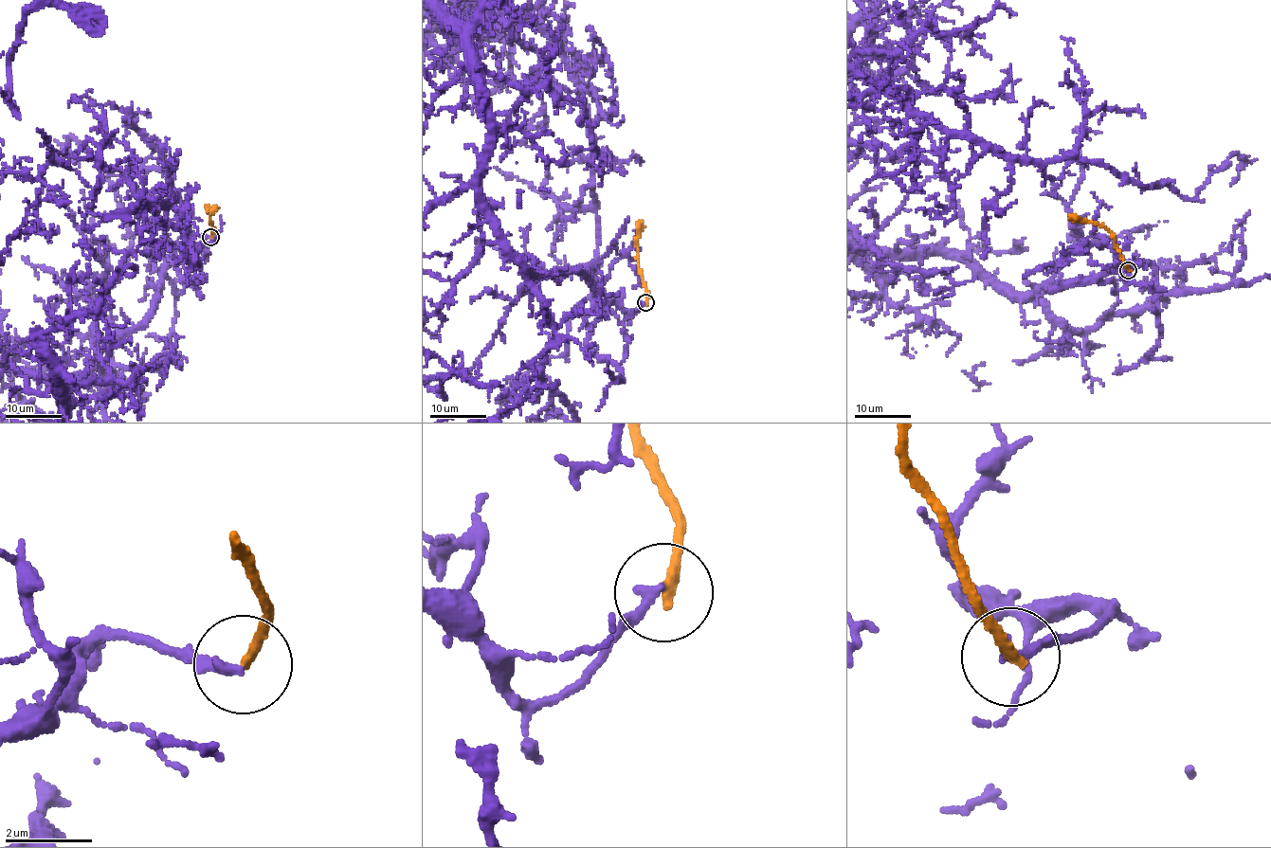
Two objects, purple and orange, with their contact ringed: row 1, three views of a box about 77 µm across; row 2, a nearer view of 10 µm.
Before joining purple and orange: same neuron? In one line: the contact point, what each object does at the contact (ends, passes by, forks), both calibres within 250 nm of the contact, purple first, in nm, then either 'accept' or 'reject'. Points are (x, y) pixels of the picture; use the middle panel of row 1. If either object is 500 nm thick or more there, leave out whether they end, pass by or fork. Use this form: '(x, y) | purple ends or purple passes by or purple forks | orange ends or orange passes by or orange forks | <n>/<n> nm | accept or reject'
(645, 302) | purple ends | orange ends | 280/240 nm | reject

